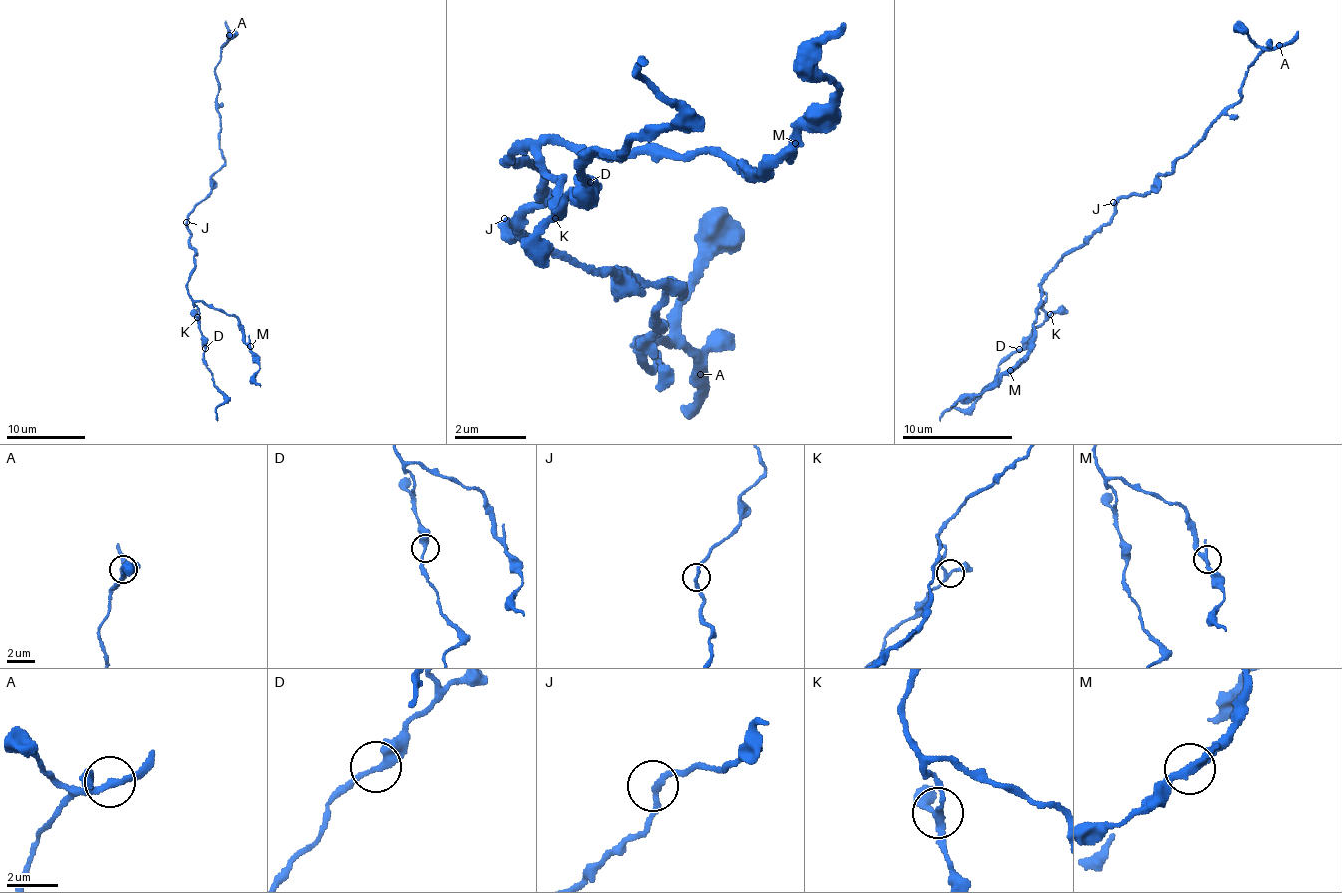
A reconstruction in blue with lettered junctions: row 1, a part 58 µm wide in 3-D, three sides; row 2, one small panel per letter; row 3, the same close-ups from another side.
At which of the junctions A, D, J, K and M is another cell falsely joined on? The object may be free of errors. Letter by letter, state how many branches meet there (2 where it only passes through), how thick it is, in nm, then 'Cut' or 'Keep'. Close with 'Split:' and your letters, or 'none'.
A: Branches: 3. Thickness 240 nm. Keep
D: Branches: 2. Thickness 360 nm. Keep
J: Branches: 2. Thickness 200 nm. Keep
K: Branches: 3. Thickness 240 nm. Keep
M: Branches: 3. Thickness 240 nm. Cut
Split: M

